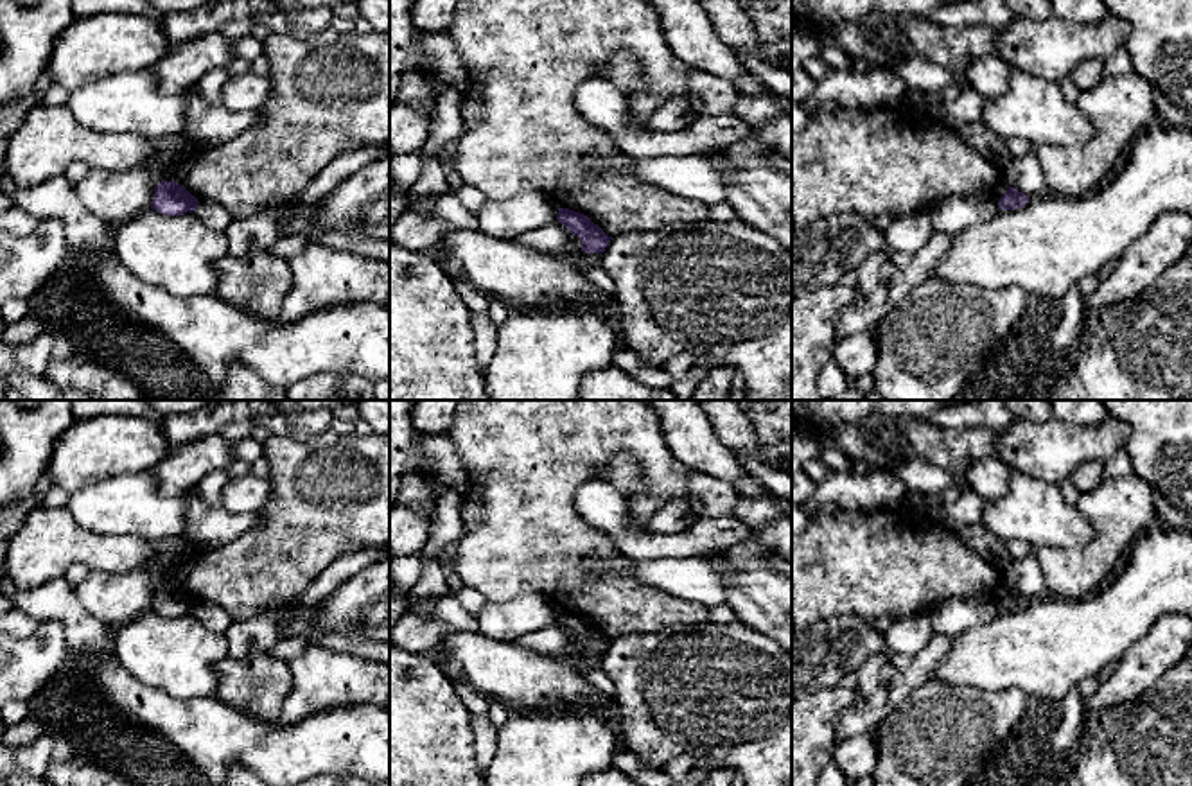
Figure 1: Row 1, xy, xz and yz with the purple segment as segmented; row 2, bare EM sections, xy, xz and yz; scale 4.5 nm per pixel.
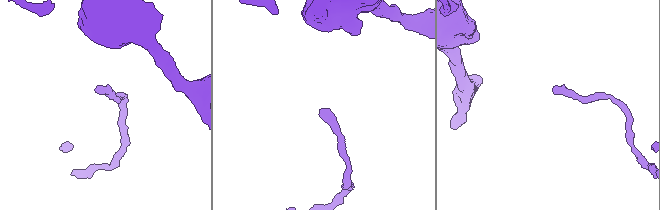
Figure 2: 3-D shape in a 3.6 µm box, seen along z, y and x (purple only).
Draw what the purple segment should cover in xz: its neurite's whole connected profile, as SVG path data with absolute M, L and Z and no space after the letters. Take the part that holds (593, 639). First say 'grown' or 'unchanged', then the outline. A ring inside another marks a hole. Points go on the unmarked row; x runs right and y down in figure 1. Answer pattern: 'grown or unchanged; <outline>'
unchanged; M558 610L557 623L582 642L582 653L585 655L601 657L612 641L587 617L569 610Z

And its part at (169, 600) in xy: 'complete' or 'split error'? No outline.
complete

